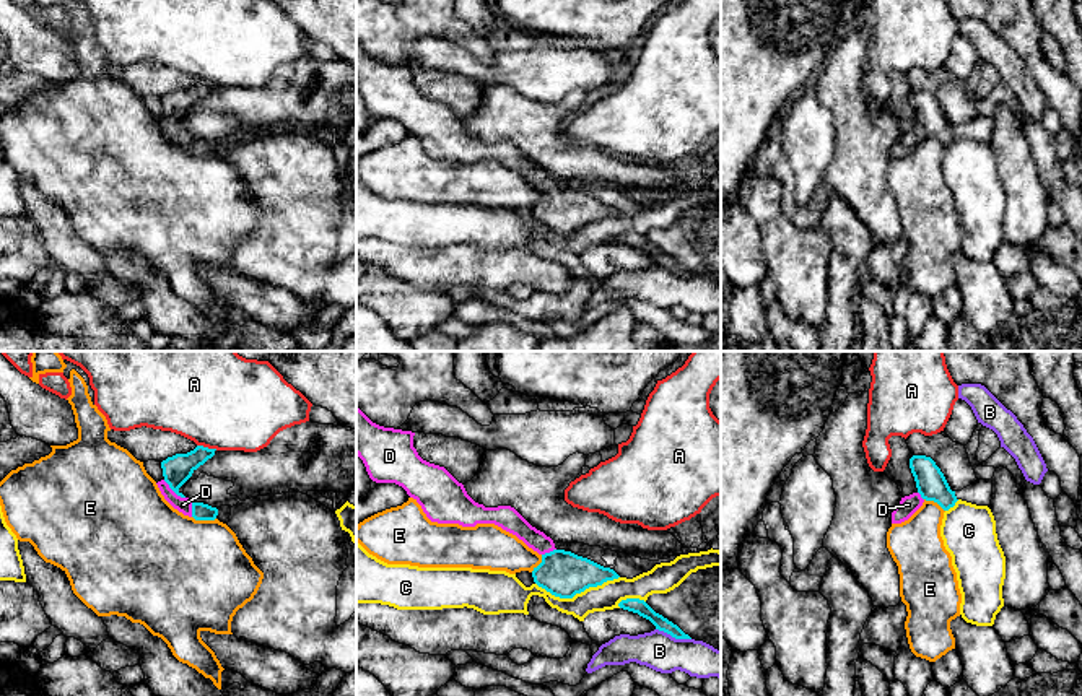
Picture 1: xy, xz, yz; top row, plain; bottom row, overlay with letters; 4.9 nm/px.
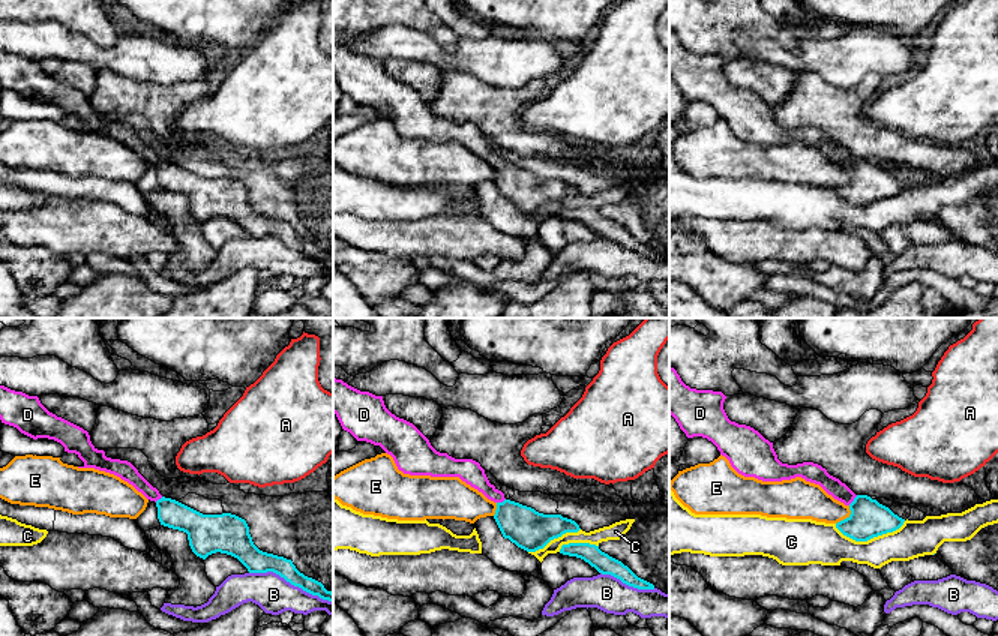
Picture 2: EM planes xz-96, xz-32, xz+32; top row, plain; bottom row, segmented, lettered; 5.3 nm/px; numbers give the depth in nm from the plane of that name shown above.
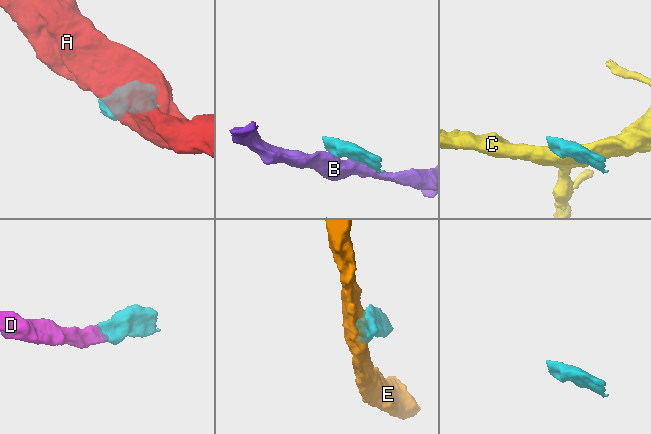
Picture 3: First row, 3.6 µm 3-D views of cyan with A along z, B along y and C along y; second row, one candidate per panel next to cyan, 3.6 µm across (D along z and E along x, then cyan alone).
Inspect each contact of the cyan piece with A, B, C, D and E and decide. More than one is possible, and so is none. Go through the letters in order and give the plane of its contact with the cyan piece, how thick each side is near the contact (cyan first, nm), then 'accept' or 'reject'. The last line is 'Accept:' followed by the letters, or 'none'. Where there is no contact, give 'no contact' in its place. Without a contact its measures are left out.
A: xy | 140/440 nm | reject
B: xz | 70/190 nm | reject
C: xz | 220/130 nm | reject
D: xy | 140/80 nm | accept
E: xy | 90/480 nm | reject
Accept: D

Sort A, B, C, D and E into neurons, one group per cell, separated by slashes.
A C / B / D / E

